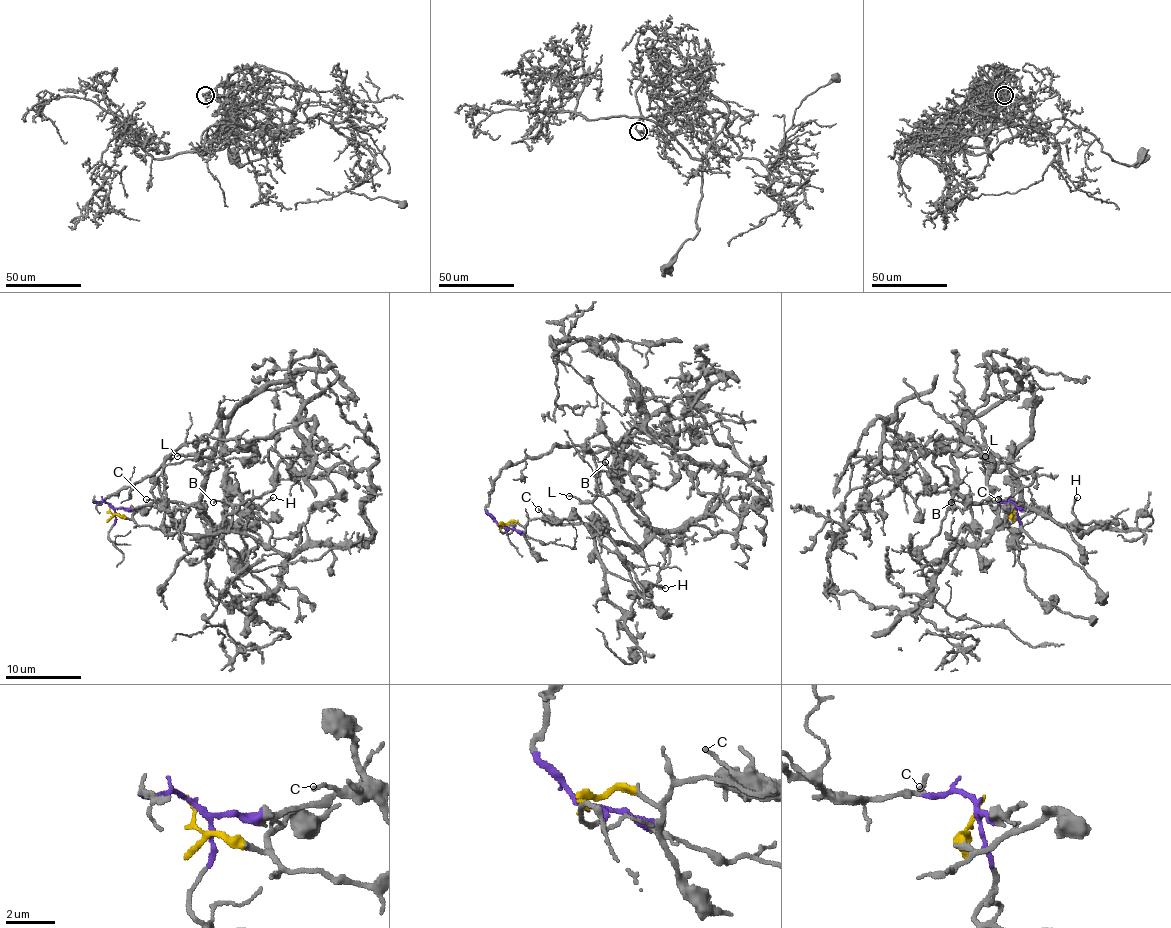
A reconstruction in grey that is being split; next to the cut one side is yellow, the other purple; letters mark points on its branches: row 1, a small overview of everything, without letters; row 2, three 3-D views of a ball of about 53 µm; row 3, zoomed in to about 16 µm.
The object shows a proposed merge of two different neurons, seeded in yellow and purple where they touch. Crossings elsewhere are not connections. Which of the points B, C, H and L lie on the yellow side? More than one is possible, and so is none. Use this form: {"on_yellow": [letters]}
{"on_yellow": ["B", "C", "H"]}

